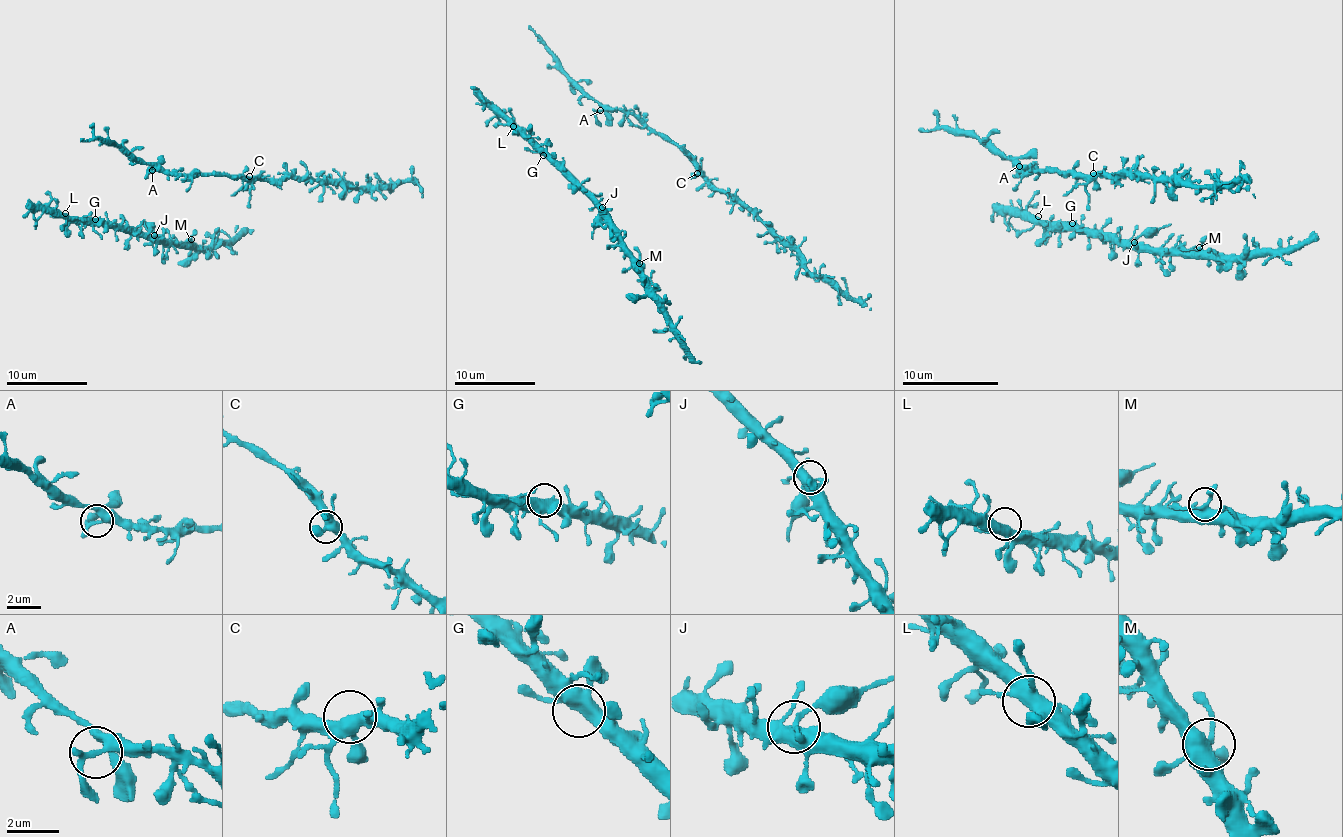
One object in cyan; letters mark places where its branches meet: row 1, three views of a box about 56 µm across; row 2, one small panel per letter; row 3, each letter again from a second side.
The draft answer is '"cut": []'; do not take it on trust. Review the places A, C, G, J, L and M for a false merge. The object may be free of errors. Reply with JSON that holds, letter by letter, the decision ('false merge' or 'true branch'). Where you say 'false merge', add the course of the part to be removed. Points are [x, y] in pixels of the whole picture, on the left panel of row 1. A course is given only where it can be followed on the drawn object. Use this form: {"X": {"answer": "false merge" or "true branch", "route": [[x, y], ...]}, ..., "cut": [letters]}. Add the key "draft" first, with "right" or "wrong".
{"draft": "wrong", "A": {"answer": "true branch"}, "C": {"answer": "true branch"}, "G": {"answer": "true branch"}, "J": {"answer": "false merge", "route": [[154, 235], [144, 219]]}, "L": {"answer": "true branch"}, "M": {"answer": "true branch"}, "cut": ["J"]}

